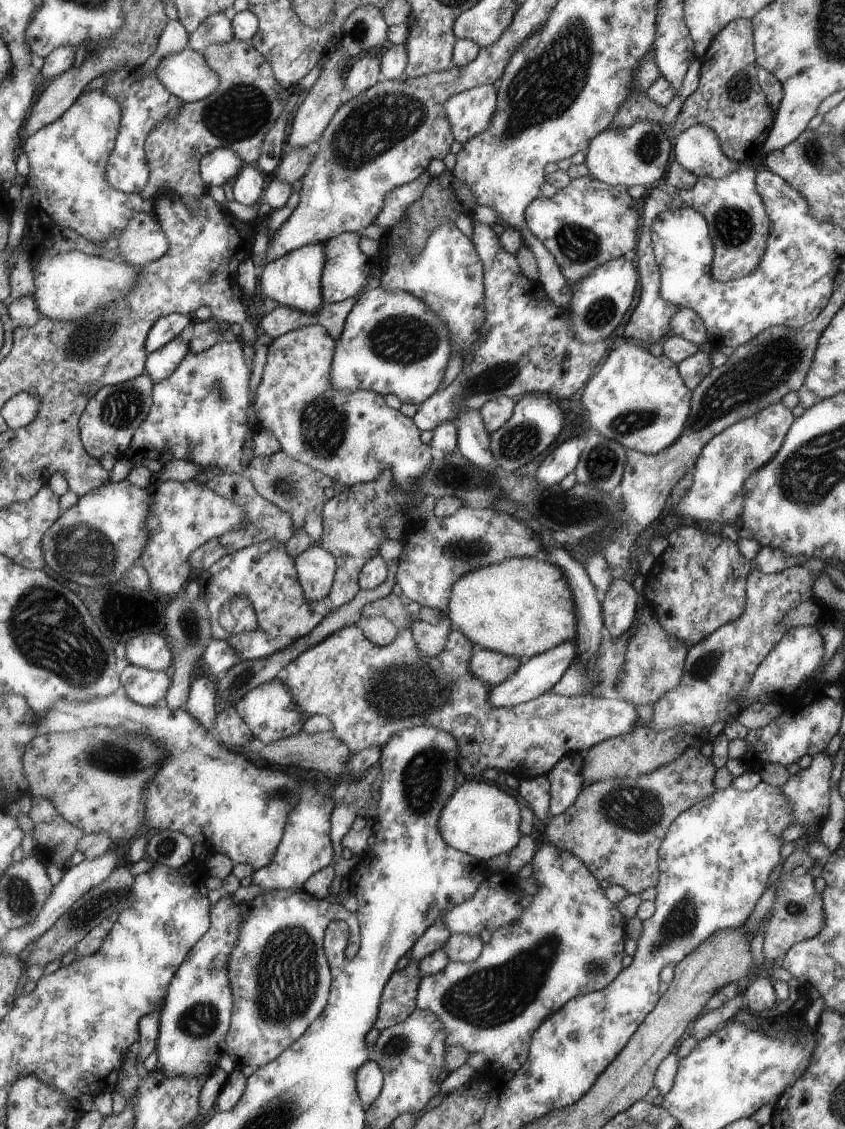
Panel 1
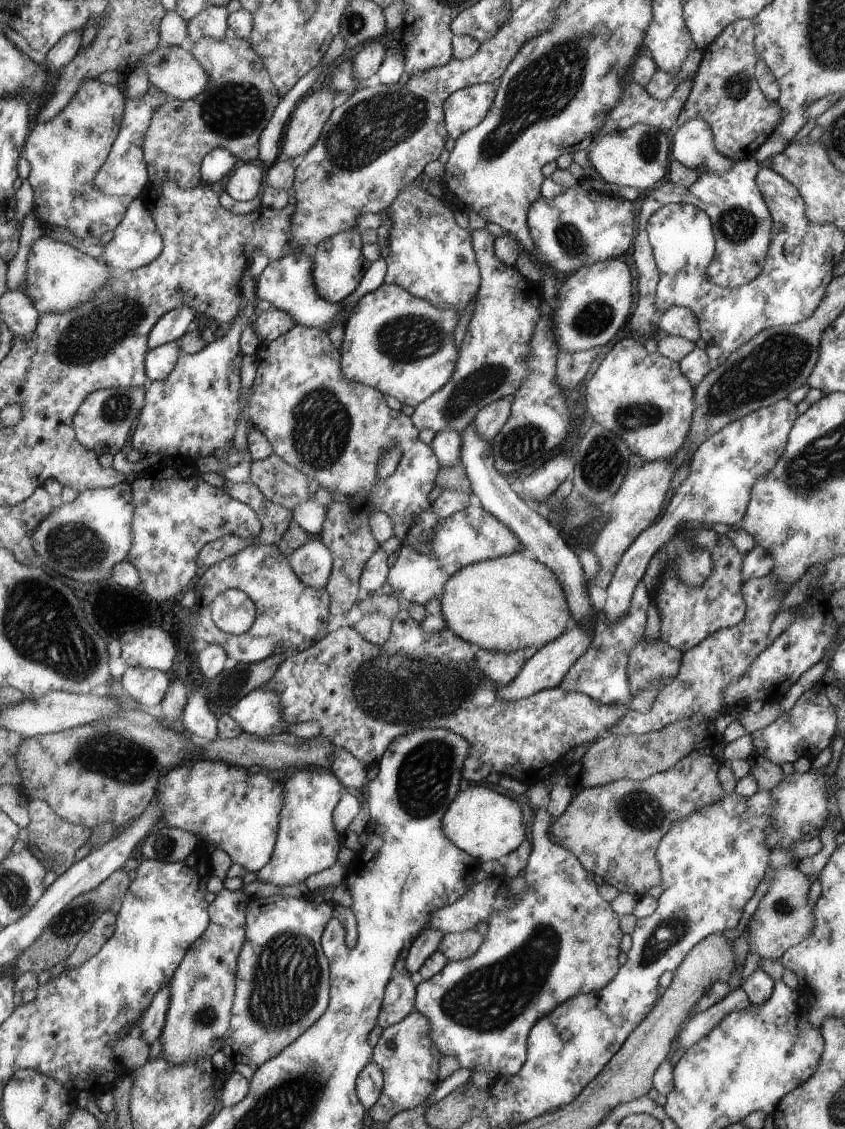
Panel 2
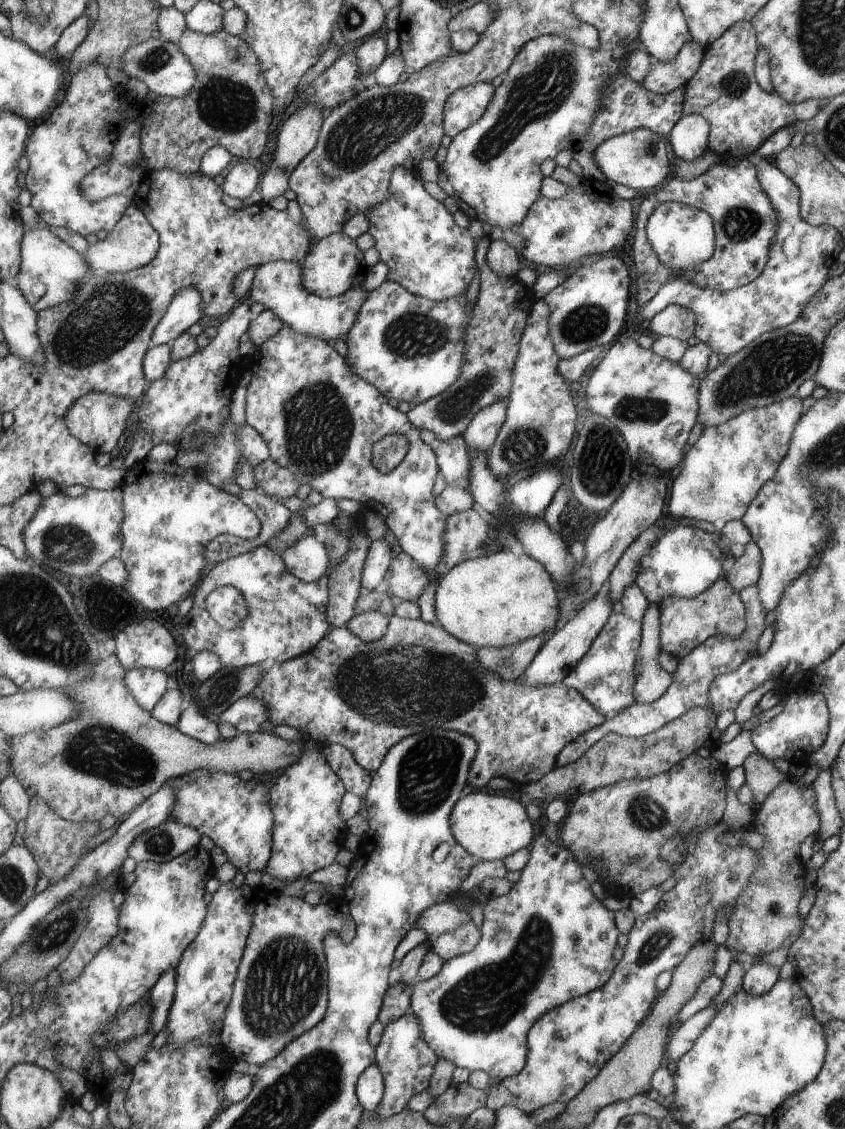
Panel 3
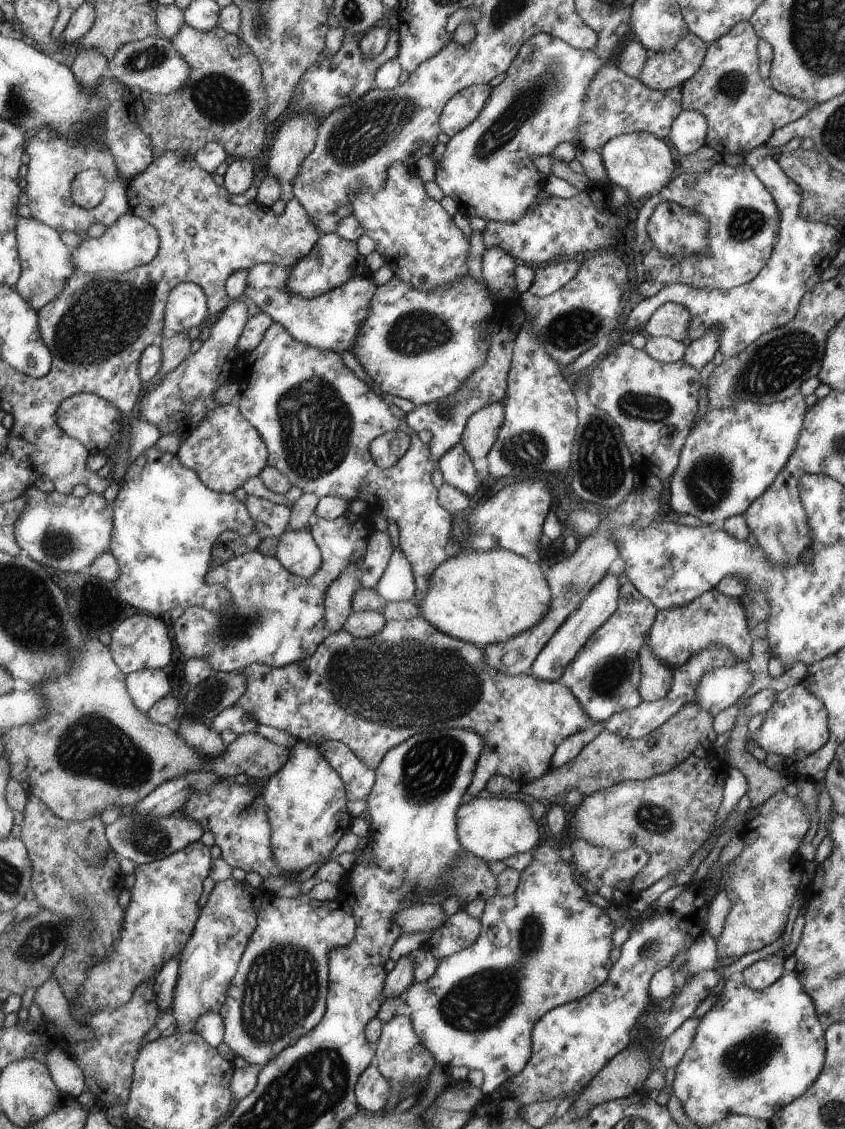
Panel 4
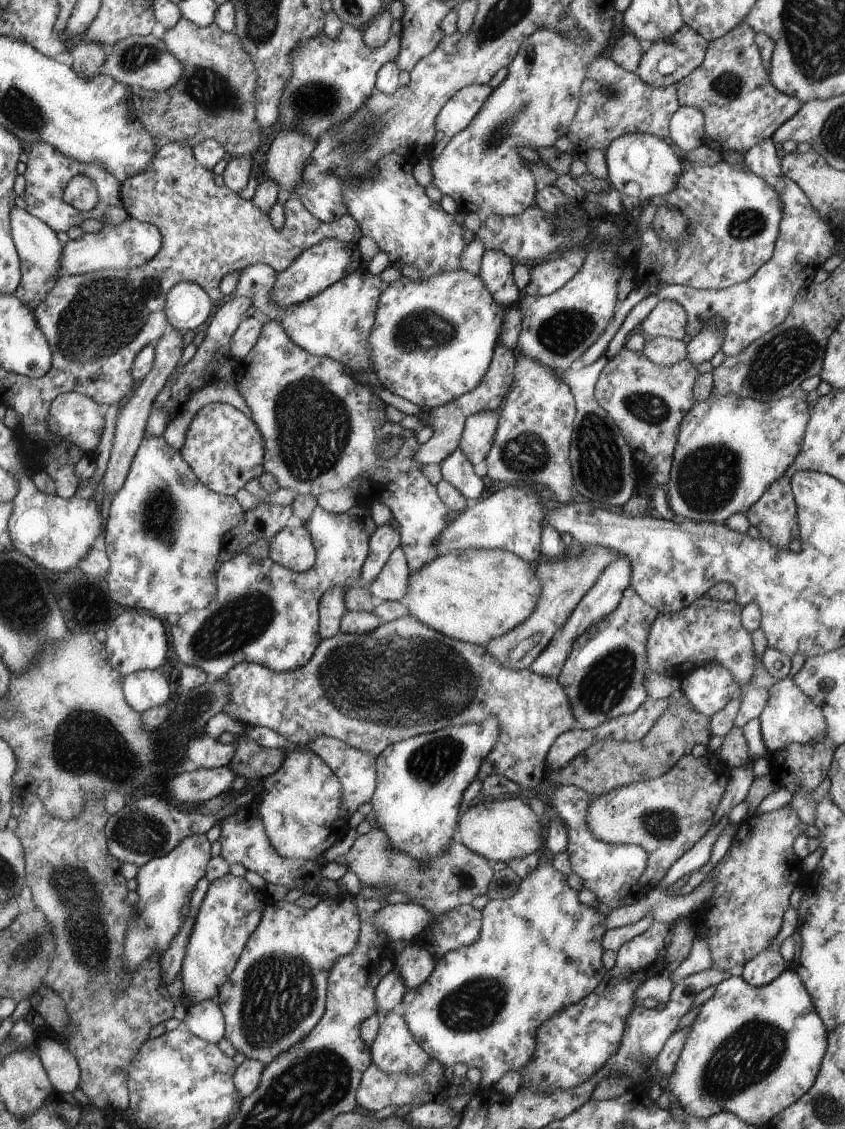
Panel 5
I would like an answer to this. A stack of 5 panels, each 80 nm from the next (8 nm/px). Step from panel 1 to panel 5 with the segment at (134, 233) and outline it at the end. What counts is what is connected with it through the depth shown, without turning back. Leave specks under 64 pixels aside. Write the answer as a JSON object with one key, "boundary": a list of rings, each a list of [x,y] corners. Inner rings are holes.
{"boundary":[[[129,216],[116,226],[104,224],[95,234],[86,233],[78,240],[70,239],[63,247],[61,276],[81,275],[102,269],[136,268],[151,261],[160,250],[163,238],[159,228]]]}

